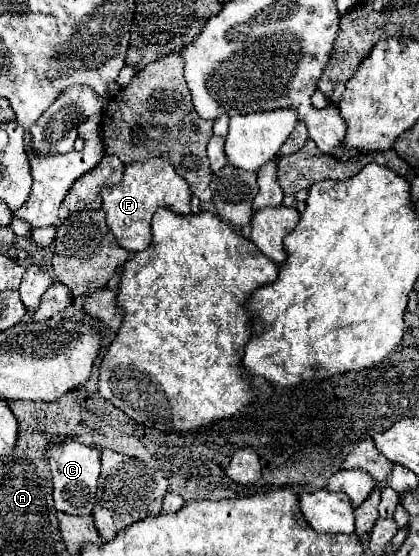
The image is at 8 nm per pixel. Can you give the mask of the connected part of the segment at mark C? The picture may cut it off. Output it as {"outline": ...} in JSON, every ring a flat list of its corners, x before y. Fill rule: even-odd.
{"outline":[[64,440,52,446,50,450,50,472,54,484,54,508,64,514,90,516,94,514,96,488,100,476,100,450,84,446,76,440]]}

